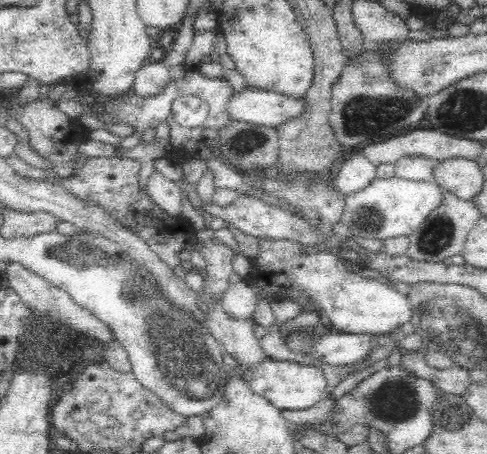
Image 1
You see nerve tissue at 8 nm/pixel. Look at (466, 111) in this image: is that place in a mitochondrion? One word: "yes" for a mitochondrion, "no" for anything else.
yes

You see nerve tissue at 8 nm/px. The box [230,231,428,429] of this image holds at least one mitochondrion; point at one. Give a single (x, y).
(395, 402)

